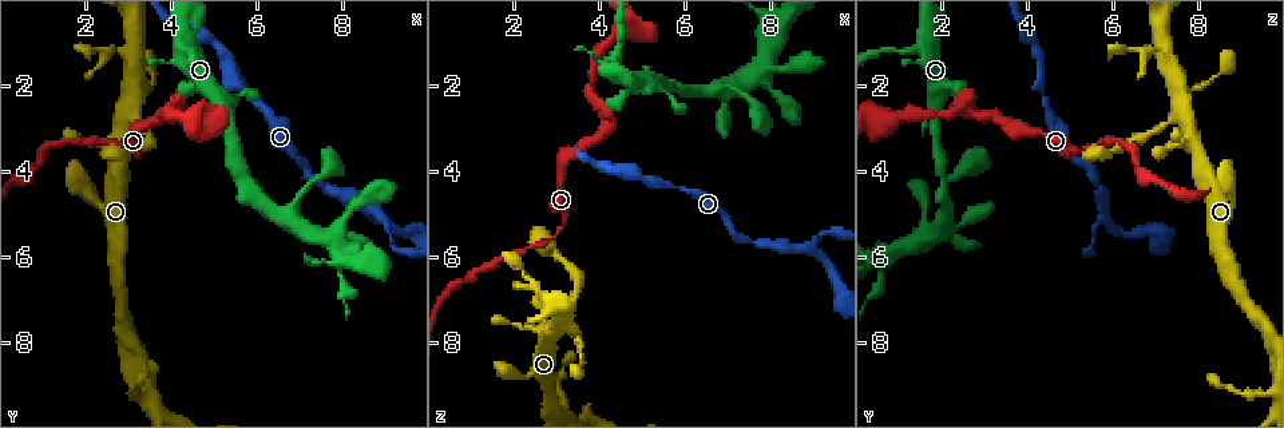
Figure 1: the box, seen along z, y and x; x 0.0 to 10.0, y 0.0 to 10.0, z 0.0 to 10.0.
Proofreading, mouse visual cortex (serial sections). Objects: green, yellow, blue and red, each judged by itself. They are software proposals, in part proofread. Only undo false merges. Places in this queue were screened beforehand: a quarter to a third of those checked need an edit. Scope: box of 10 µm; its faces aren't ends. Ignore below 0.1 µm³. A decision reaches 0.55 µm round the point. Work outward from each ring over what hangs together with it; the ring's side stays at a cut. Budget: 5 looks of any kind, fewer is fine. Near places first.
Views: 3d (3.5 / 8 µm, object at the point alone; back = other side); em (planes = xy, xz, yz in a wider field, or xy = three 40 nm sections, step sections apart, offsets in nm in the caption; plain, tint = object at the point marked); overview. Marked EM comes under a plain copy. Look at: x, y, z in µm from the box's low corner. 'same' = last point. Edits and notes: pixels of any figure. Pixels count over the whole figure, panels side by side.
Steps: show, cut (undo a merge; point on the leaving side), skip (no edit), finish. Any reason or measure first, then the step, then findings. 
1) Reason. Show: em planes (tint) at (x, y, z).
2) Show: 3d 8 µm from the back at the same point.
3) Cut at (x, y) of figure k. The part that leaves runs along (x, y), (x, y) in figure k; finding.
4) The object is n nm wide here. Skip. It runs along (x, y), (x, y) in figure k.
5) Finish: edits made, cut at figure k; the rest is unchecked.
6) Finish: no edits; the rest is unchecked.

Abrupt turn. Show: em planes (tint) at (4.35, 2.70, 3.00).

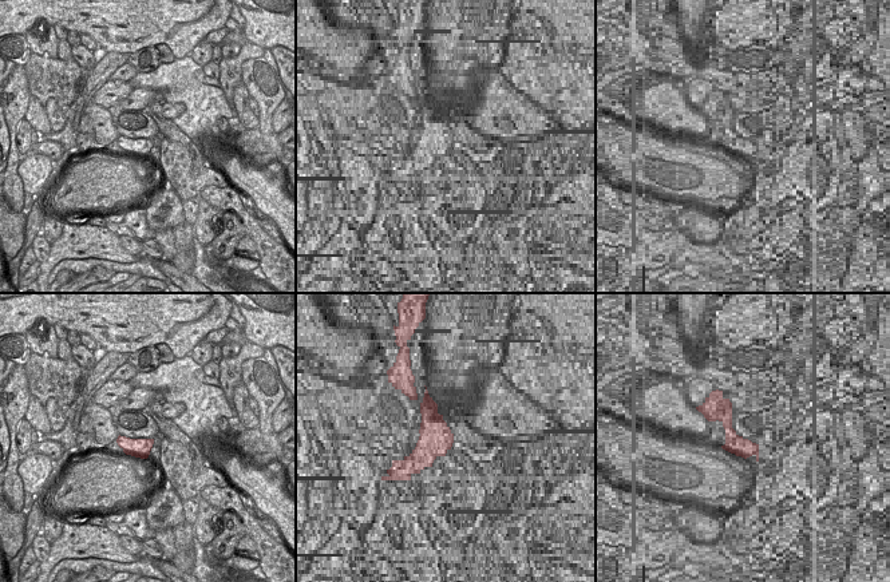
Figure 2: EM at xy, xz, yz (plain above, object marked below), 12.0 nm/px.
Wider look. Show: 3d 3.5 µm at the same point.

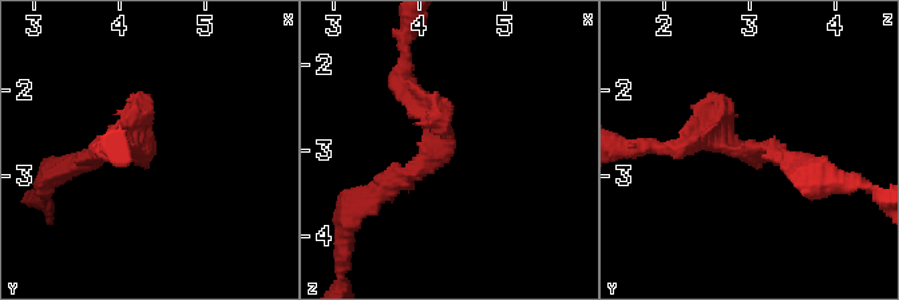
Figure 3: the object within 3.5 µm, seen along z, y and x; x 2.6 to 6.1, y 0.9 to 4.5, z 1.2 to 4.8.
Skip. It runs along (375, 196), (444, 145), (403, 72) in figure 3; continuous, no second cell.

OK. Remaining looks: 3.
Show: 3d 3.5 µm at (8.90, 5.10, 5.85).

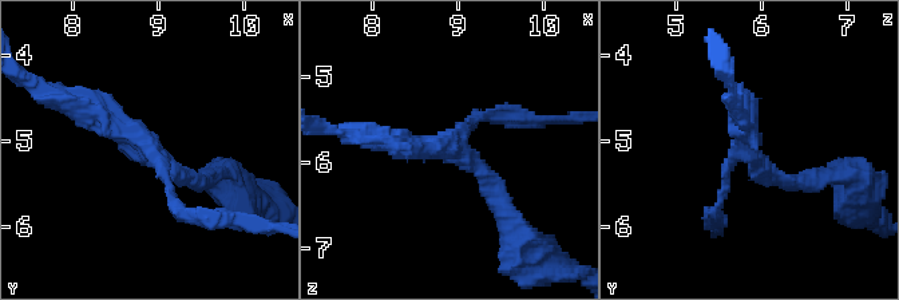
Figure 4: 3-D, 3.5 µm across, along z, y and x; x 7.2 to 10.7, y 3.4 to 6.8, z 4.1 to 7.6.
3 arms meet here; the arms are 100, 200, 250 nm wide; need the tissue. Show: em xy step 5 (tint) at (8.90, 5.05, 5.85).

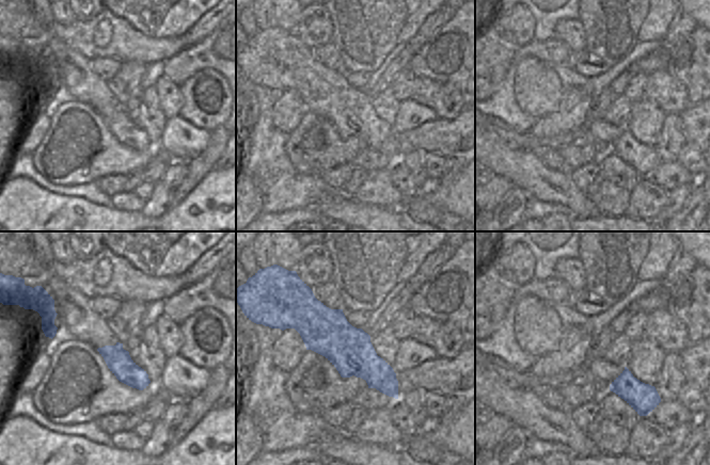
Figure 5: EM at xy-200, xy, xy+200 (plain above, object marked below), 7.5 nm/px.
Skip. It runs along (71, 105), (101, 110), (200, 180) in figure 4; continuous, no second cell.

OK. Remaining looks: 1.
Finish: no edits; the rest is unchecked.

